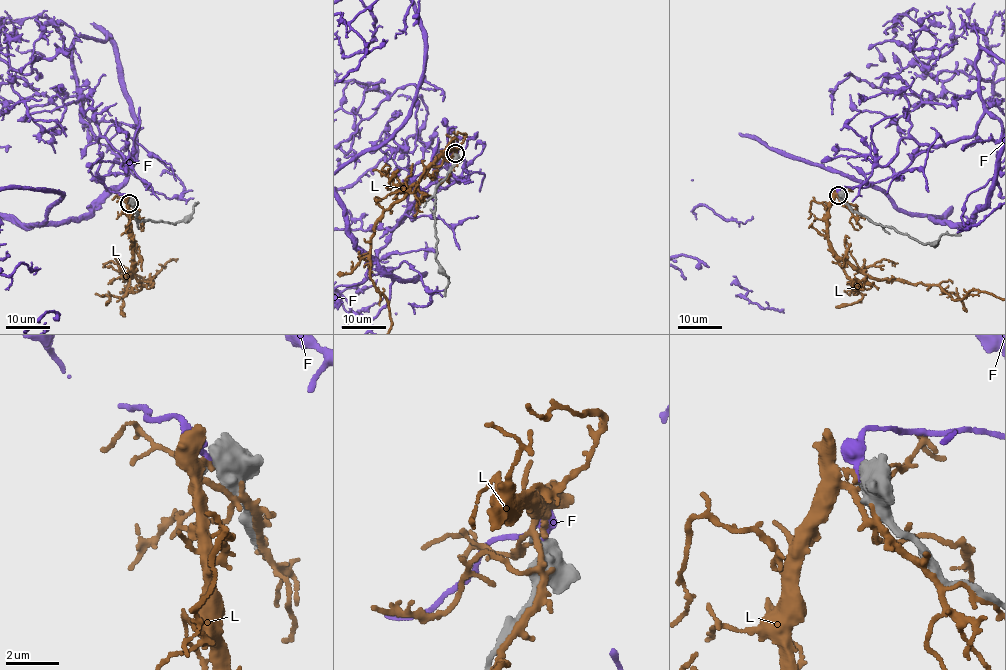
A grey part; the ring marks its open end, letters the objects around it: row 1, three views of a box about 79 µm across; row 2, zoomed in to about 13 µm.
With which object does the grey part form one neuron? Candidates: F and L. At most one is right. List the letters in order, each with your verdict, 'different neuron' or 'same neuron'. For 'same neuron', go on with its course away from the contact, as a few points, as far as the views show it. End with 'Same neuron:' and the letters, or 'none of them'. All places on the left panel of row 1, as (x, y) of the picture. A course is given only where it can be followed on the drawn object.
F: different neuron
L: different neuron
Same neuron: none of them

